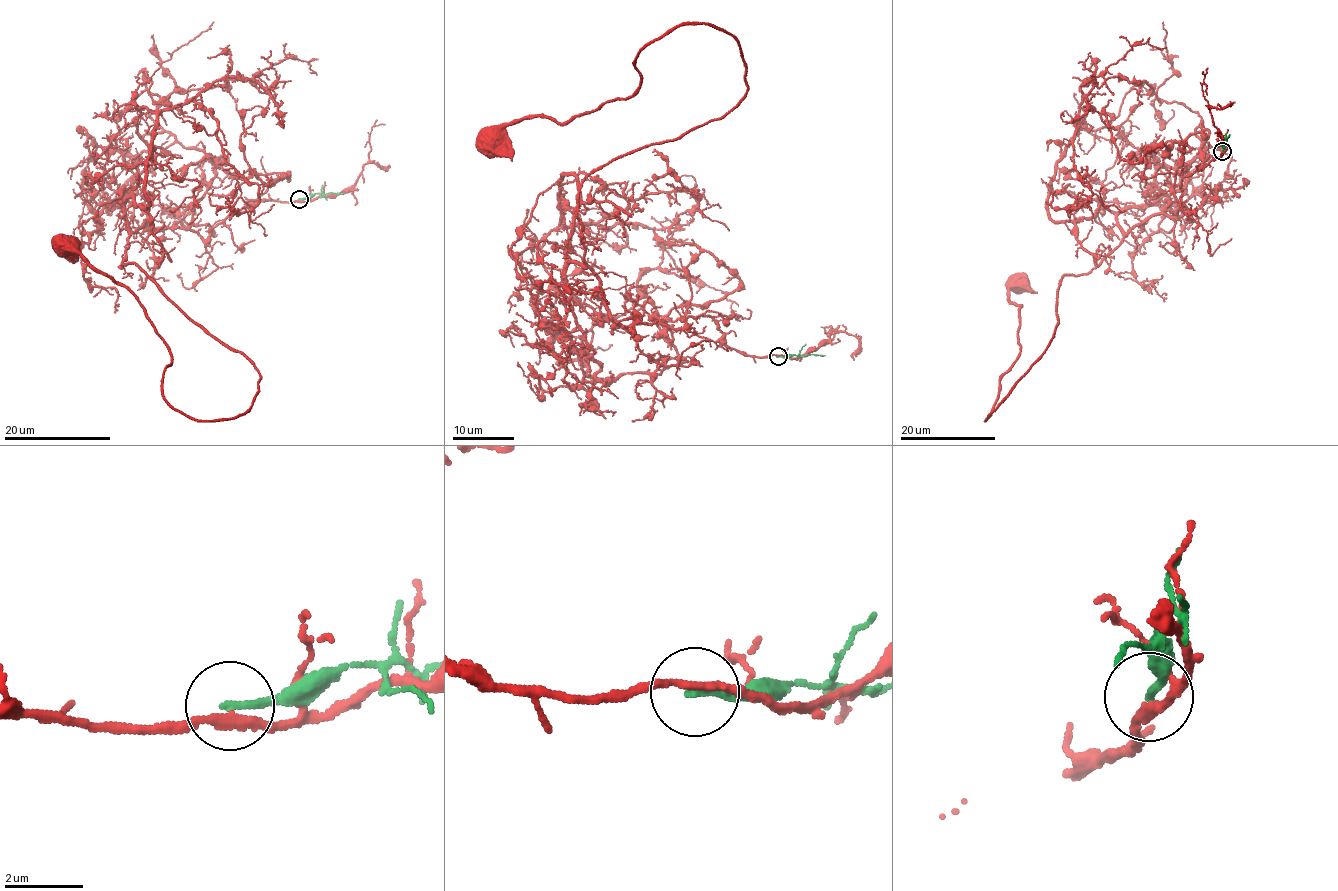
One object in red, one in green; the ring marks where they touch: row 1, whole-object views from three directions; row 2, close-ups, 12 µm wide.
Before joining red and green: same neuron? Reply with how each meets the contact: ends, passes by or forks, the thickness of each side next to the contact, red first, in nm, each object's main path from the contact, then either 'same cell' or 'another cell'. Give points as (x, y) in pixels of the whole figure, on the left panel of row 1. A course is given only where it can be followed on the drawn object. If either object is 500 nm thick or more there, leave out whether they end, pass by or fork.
red passes by; green ends there; 200 nm thick on the red side, 180 nm on the other; red runs (299, 199), (128, 238), (123, 264), (258, 371), (233, 417), (168, 403), (145, 307), (67, 245); green runs (299, 199), (317, 193), (344, 192); another cell

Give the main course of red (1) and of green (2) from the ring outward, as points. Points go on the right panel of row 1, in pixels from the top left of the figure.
1: (1221, 151), (1182, 179), (1189, 212), (1156, 213), (1064, 274), (1054, 336), (984, 421), (1020, 348), (1018, 281)
2: (1222, 151), (1224, 142), (1230, 134)

